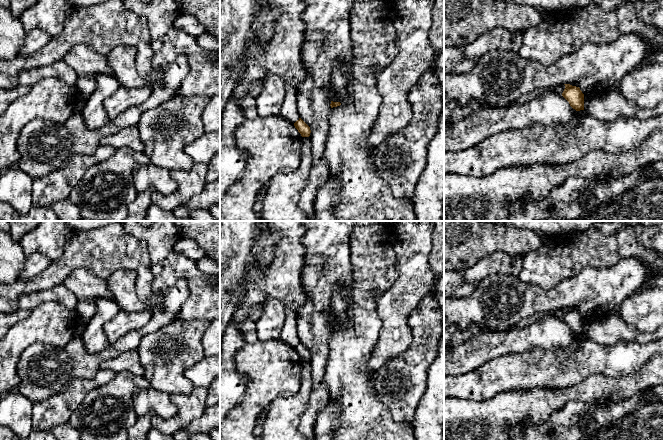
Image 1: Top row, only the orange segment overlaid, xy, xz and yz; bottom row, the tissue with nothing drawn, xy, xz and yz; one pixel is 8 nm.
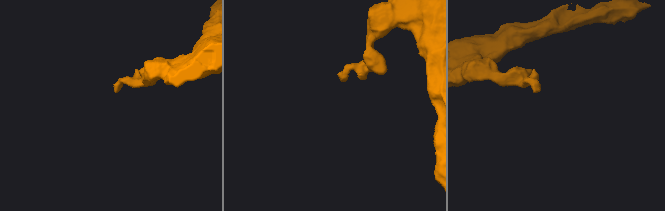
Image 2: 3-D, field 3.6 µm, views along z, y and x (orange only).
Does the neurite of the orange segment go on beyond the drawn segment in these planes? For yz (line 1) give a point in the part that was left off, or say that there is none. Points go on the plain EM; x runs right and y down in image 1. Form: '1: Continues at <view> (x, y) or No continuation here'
1: No continuation here

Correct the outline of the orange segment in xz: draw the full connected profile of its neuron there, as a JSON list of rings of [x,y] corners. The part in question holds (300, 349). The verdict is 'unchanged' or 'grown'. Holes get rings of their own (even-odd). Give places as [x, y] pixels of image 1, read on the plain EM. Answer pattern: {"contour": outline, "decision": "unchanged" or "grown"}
{"contour": [[[299,342],[294,347],[294,350],[298,354],[298,356],[301,358],[302,361],[310,360],[310,357],[311,357],[310,351],[301,342]]], "decision": "unchanged"}

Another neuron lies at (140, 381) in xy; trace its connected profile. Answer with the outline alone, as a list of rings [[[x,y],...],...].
[[[130,371],[116,373],[110,382],[86,395],[70,416],[68,423],[79,432],[81,440],[127,440],[128,430],[138,417],[132,401],[136,387],[149,389],[151,385],[144,376],[134,375]]]

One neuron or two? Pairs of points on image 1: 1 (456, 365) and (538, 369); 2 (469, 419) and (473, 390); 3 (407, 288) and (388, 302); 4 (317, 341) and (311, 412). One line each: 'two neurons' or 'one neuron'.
1: two neurons
2: two neurons
3: one neuron
4: one neuron

